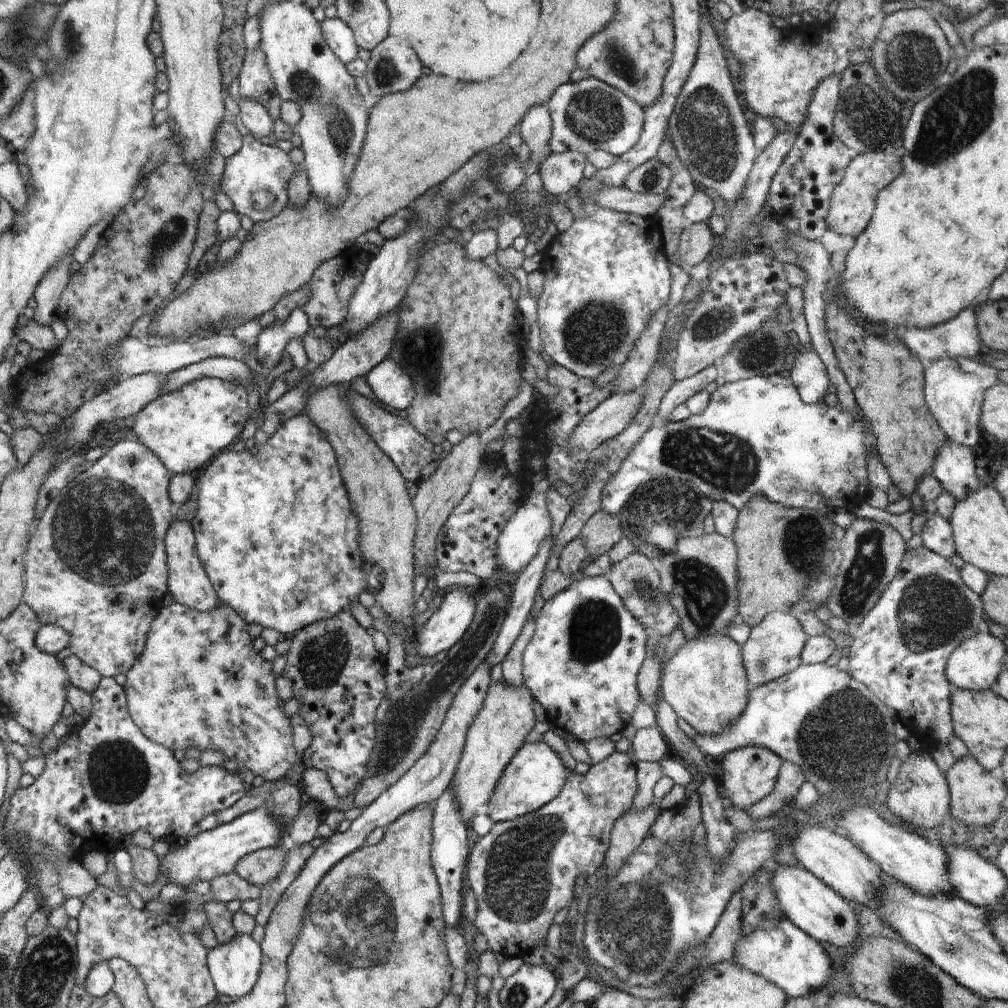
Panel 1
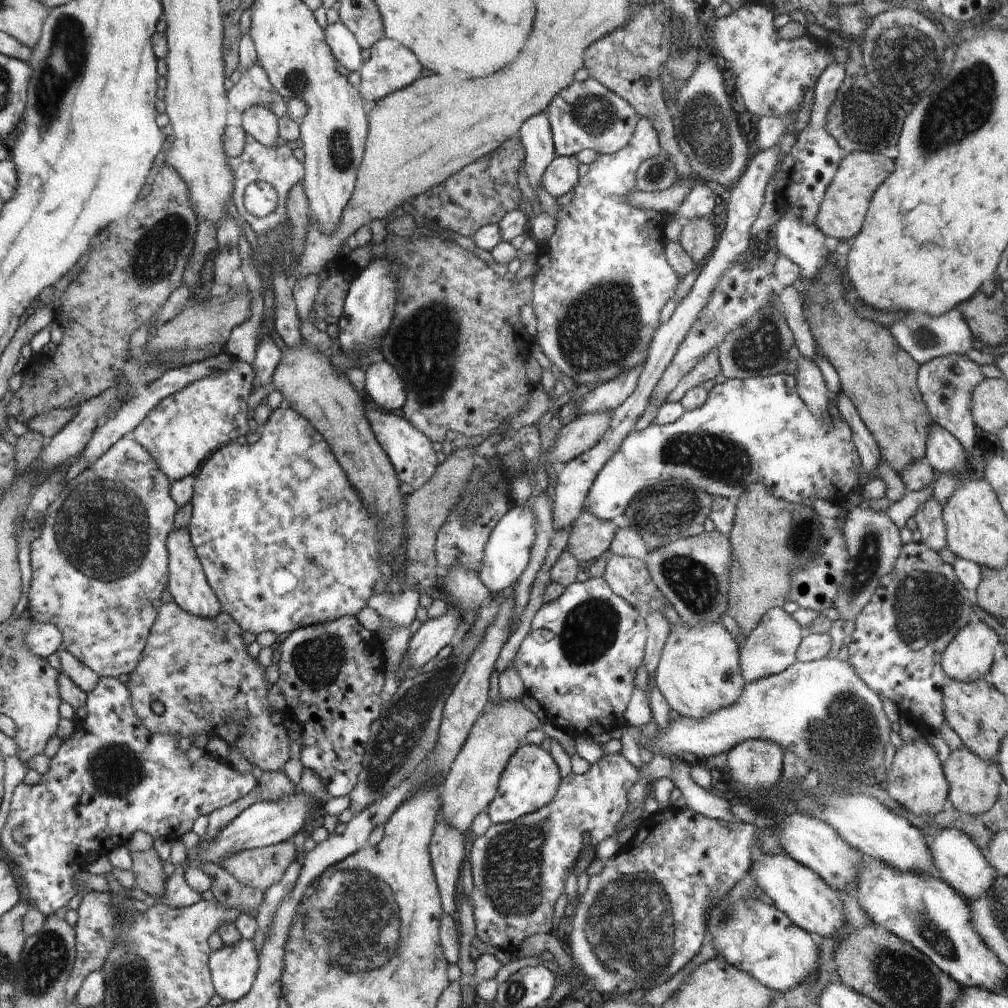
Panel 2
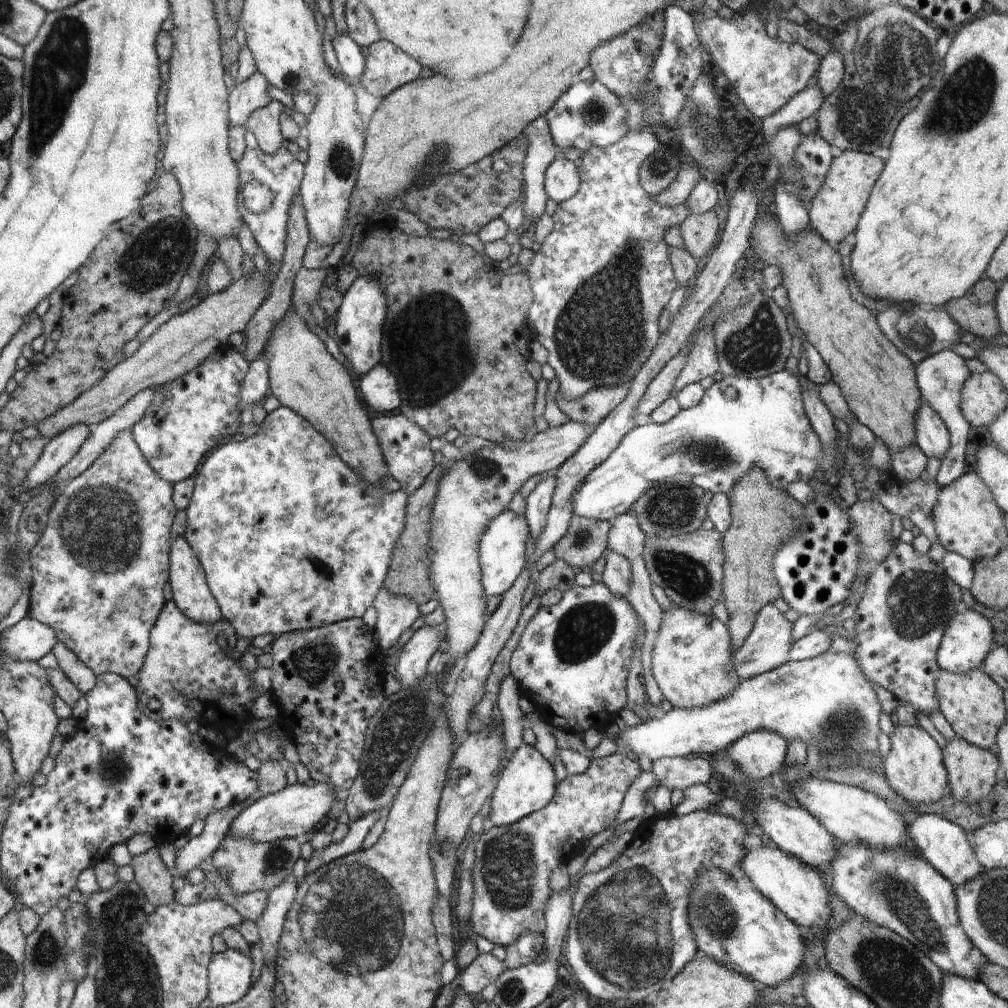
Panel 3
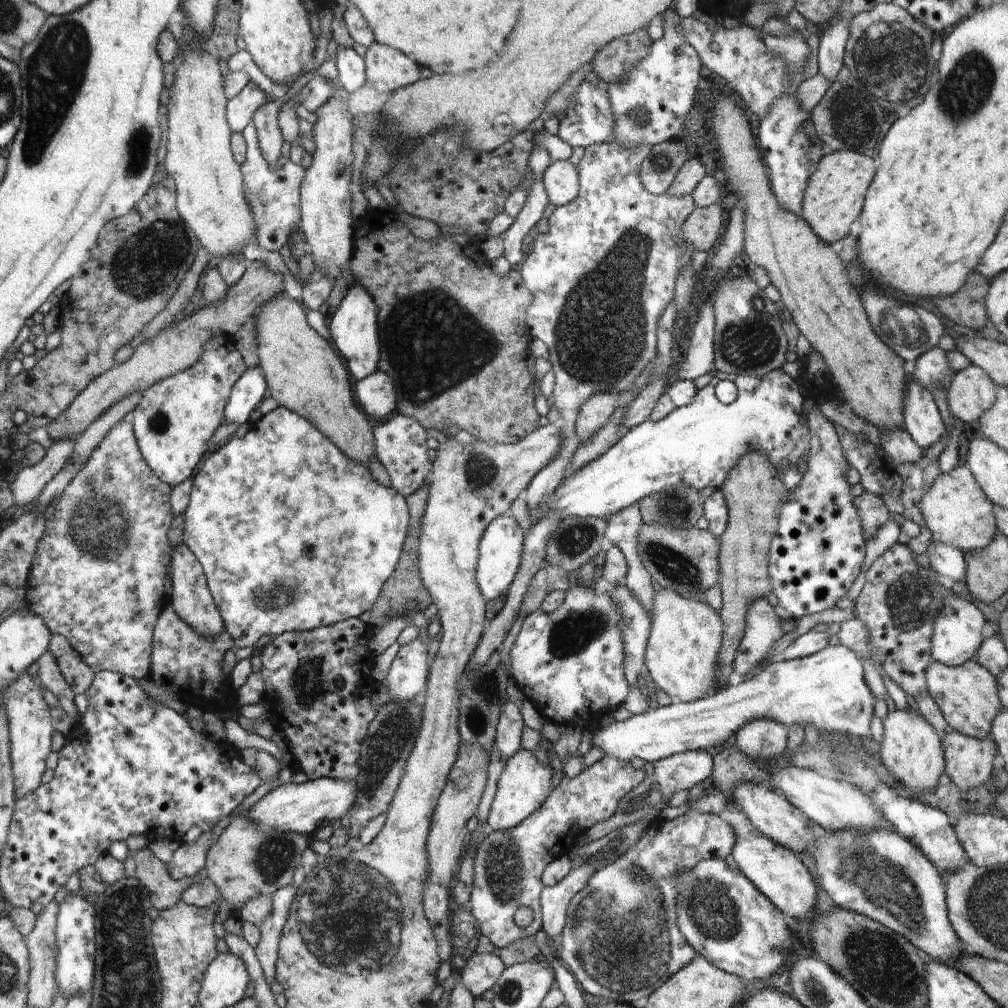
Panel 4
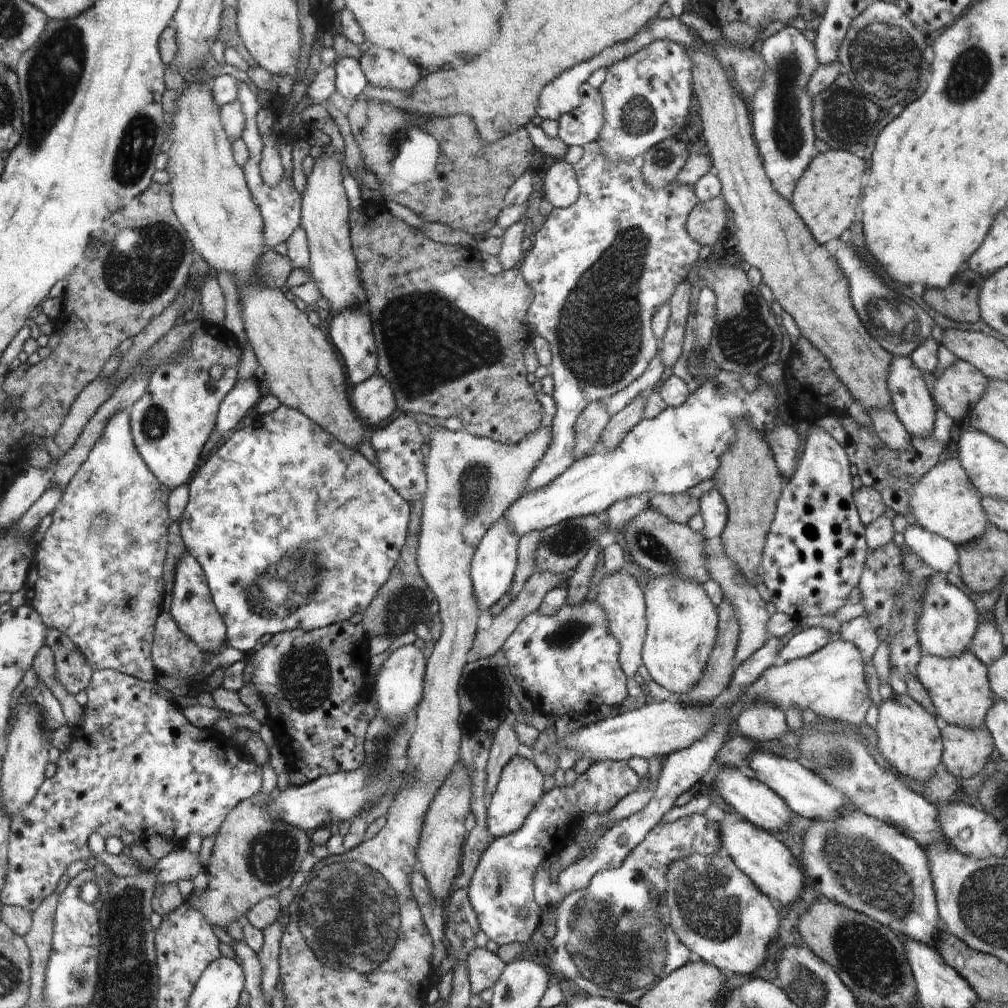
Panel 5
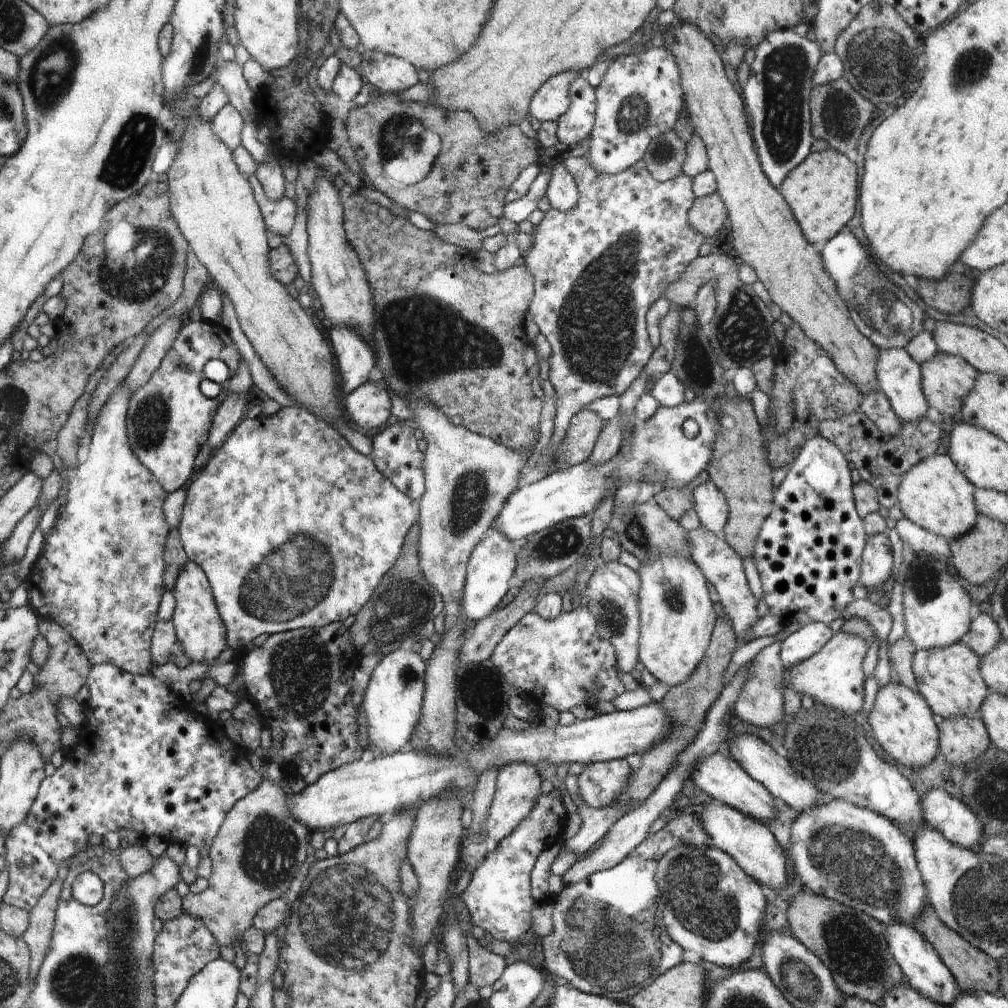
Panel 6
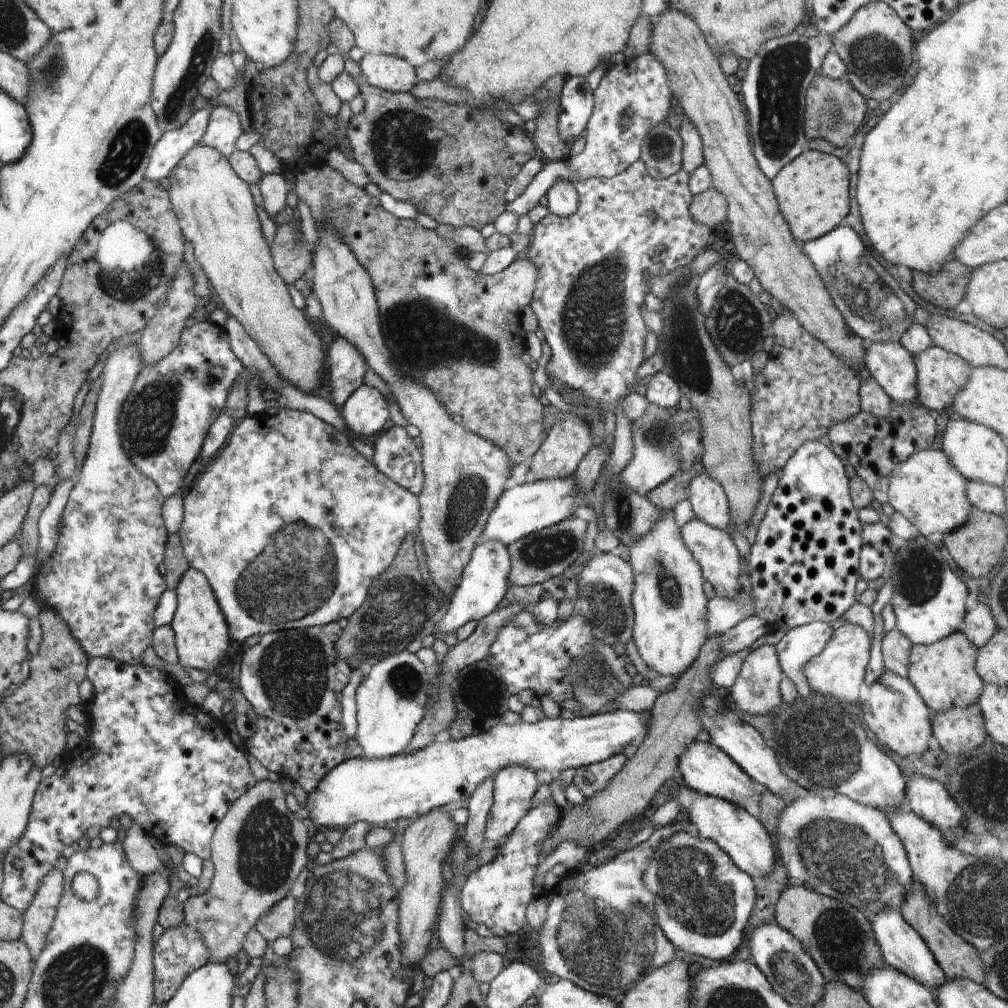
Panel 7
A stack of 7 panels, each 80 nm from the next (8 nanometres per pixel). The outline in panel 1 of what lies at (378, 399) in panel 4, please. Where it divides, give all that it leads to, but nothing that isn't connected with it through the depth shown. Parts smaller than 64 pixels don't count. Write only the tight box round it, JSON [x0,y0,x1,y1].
[364,358,415,410]

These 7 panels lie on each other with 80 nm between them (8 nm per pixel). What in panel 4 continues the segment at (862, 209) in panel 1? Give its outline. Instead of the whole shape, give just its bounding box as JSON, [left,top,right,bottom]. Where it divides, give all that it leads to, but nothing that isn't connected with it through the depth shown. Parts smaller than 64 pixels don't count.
[802,149,877,244]

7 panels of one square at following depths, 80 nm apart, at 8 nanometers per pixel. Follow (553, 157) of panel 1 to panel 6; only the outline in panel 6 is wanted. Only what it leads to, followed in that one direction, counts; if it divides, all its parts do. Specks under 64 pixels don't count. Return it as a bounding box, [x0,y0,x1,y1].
[546,162,579,214]

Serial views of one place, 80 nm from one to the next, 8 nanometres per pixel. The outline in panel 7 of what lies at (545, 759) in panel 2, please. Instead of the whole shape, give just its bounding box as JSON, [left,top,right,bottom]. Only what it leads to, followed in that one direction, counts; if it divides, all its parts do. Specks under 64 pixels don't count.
[485,765,539,842]

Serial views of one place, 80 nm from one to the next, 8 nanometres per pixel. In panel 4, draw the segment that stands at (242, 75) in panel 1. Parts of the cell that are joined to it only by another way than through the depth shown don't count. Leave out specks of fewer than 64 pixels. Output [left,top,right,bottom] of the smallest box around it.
[230,82,266,133]

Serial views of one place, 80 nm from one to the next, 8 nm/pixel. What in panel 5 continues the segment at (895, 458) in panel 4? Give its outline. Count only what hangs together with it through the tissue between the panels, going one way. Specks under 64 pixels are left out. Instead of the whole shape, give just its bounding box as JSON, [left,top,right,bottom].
[868,408,911,453]

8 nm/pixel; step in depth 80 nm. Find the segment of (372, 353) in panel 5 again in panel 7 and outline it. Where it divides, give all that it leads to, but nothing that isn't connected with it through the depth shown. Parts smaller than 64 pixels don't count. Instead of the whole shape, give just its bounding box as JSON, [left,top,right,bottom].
[327,336,369,407]

